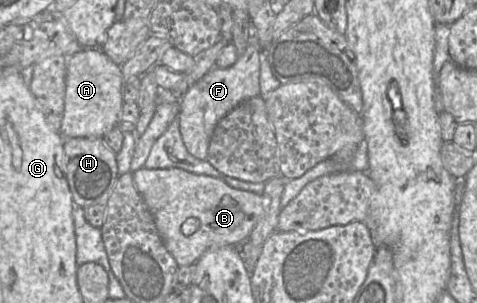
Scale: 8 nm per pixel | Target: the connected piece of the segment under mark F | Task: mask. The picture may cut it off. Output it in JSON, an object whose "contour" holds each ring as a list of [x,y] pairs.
{"contour":[[[257,30],[251,33],[247,47],[228,68],[213,67],[180,100],[179,129],[187,151],[199,160],[208,155],[209,143],[217,123],[244,100],[260,95],[259,76],[261,51]]]}

